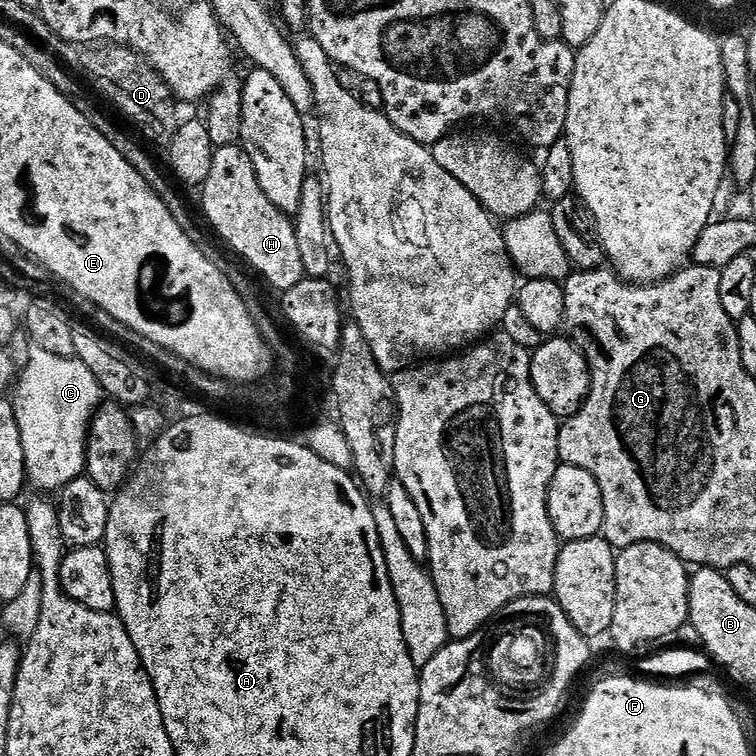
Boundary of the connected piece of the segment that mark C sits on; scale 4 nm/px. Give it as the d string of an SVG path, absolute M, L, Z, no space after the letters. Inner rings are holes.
M32 346L28 349L28 361L19 373L14 384L14 403L18 430L22 434L22 450L24 451L24 471L29 485L41 488L41 493L59 493L70 482L85 475L85 464L89 456L89 425L102 404L102 389L98 378L90 374L90 366L71 356L50 354Z

